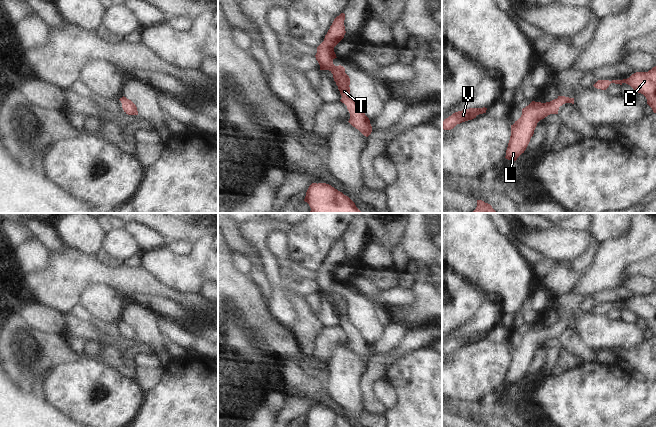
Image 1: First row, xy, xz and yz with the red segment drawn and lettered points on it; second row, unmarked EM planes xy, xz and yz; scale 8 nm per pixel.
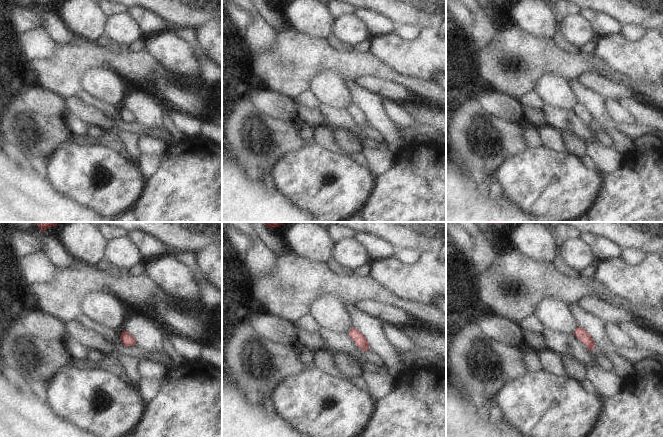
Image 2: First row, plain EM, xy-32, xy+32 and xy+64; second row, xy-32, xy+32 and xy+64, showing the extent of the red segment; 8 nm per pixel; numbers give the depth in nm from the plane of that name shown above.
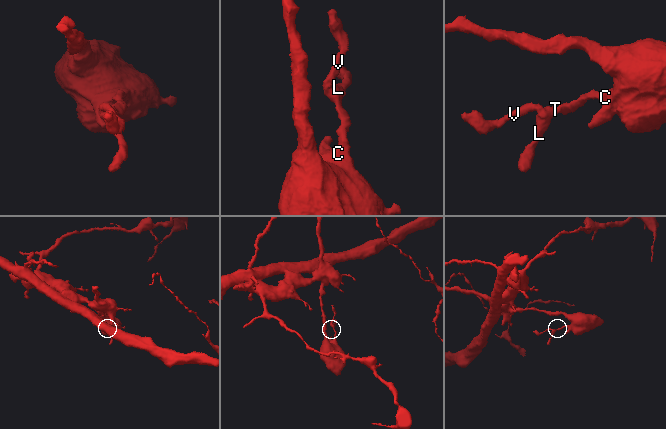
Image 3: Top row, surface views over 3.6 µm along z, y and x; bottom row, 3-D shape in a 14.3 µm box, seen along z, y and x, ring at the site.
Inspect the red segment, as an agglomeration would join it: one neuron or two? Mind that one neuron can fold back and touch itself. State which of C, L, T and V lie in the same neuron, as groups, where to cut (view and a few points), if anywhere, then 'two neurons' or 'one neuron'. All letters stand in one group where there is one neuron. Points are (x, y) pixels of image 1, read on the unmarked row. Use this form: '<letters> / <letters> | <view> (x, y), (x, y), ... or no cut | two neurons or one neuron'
C L T V | no cut | one neuron

